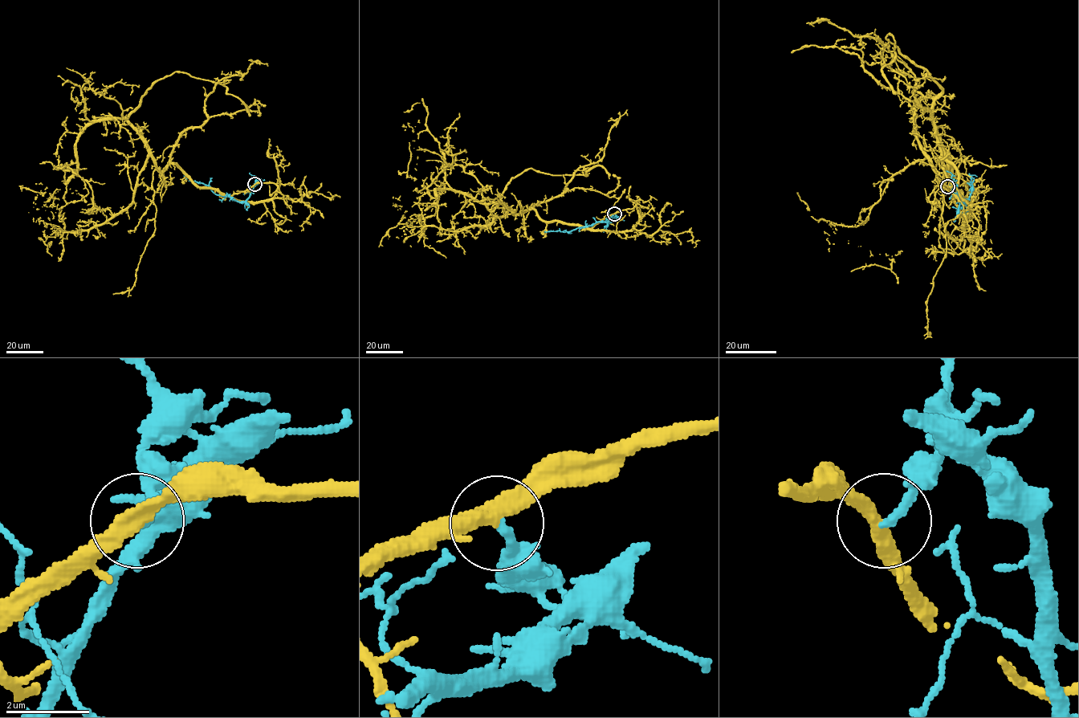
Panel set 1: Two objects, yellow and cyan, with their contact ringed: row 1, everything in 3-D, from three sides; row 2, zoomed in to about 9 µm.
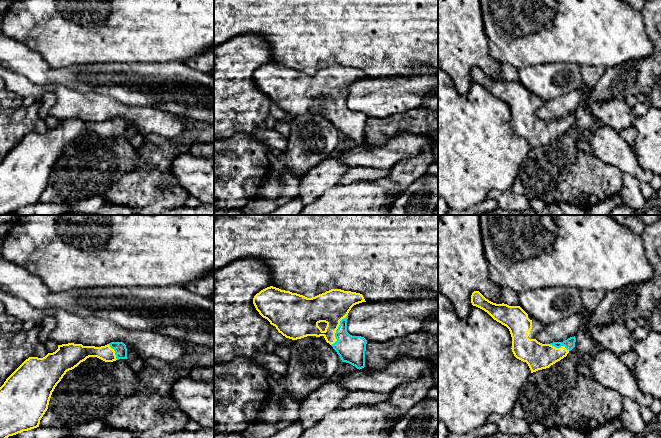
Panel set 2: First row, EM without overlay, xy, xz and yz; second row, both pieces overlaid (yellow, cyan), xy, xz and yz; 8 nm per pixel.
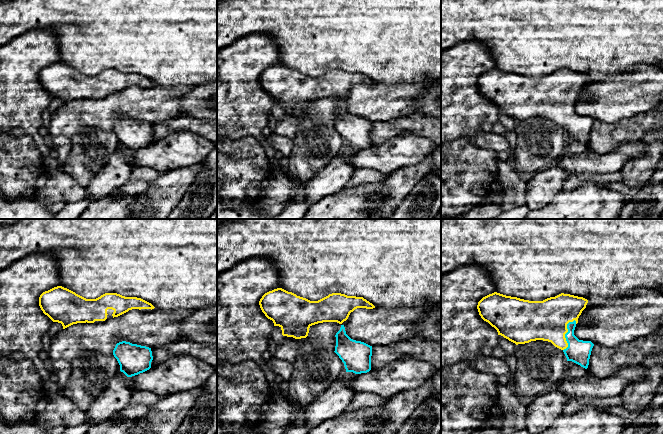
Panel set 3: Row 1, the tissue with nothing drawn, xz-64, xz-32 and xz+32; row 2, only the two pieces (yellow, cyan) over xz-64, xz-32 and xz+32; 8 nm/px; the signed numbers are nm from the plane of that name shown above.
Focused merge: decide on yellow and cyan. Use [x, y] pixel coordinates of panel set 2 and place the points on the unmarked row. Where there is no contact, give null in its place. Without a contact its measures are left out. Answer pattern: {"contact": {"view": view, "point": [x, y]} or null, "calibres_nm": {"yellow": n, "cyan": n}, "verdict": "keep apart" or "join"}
{"contact": {"view": "xz", "point": [336, 105]}, "calibres_nm": {"yellow": 260, "cyan": 220}, "verdict": "keep apart"}

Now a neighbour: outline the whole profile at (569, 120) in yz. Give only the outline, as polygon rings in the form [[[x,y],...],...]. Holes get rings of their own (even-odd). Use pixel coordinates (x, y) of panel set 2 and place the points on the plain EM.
[[[574,112],[574,113],[568,114],[567,116],[565,116],[563,118],[550,119],[550,121],[552,121],[556,124],[560,124],[561,122],[564,122],[567,126],[571,127],[575,123],[575,118],[576,118],[576,114]]]

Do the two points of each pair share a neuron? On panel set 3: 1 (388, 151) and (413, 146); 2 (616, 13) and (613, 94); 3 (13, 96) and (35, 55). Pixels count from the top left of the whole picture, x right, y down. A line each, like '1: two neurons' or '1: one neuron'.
1: one neuron
2: two neurons
3: one neuron

